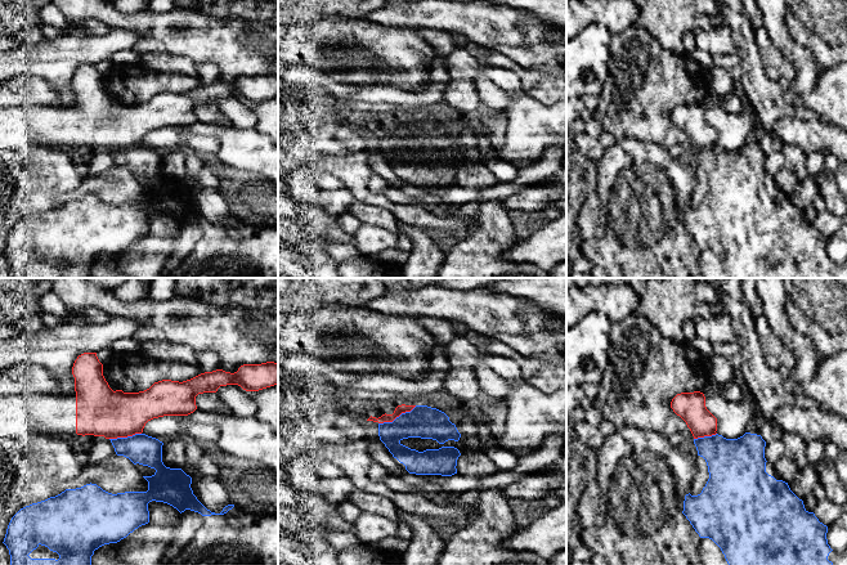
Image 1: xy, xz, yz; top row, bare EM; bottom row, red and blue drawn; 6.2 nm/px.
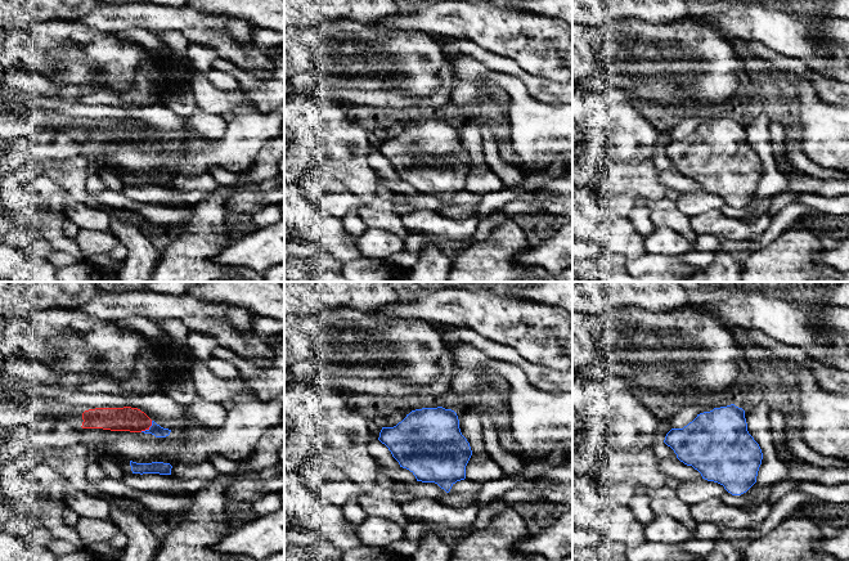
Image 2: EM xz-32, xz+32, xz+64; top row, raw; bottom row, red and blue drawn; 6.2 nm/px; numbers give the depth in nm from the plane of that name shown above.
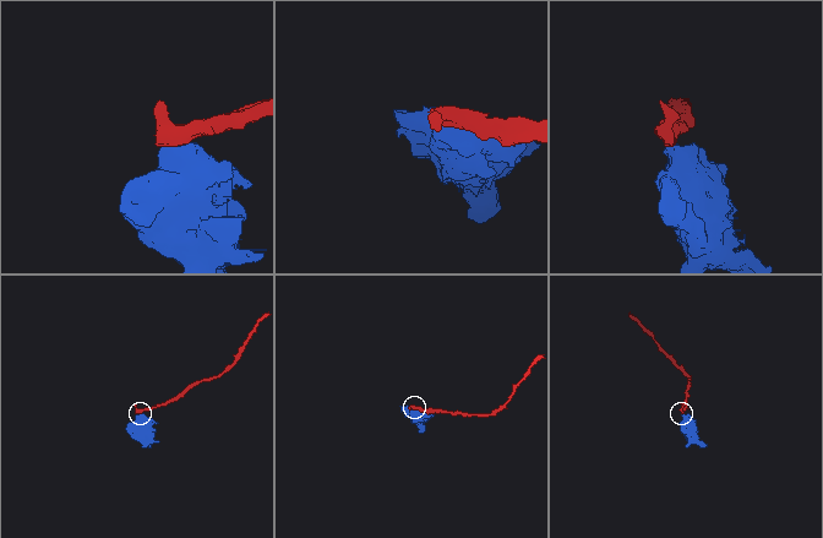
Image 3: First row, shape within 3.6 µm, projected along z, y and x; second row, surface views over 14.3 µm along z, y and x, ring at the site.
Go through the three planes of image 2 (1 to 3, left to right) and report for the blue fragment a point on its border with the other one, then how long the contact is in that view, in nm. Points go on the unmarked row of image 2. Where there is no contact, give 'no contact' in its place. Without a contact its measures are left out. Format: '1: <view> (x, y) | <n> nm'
1: xz-32 (147, 140) | 100 nm
2: no contact
3: no contact

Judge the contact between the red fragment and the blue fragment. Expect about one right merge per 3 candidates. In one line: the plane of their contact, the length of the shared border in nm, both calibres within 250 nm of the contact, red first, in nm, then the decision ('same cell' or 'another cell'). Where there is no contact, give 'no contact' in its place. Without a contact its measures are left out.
xz | 260 nm | 60/200 nm | another cell

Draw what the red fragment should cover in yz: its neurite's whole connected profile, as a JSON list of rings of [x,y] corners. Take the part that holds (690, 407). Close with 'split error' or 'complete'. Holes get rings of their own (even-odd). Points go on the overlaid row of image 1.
[[[703,393],[677,394],[671,402],[671,408],[686,422],[694,439],[717,434],[717,418],[707,409]]] | complete

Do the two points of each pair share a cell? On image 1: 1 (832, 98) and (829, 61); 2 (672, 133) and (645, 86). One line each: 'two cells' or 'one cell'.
1: two cells
2: one cell

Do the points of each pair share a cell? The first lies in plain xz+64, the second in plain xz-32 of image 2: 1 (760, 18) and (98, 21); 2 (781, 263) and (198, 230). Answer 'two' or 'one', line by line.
1: one
2: one

